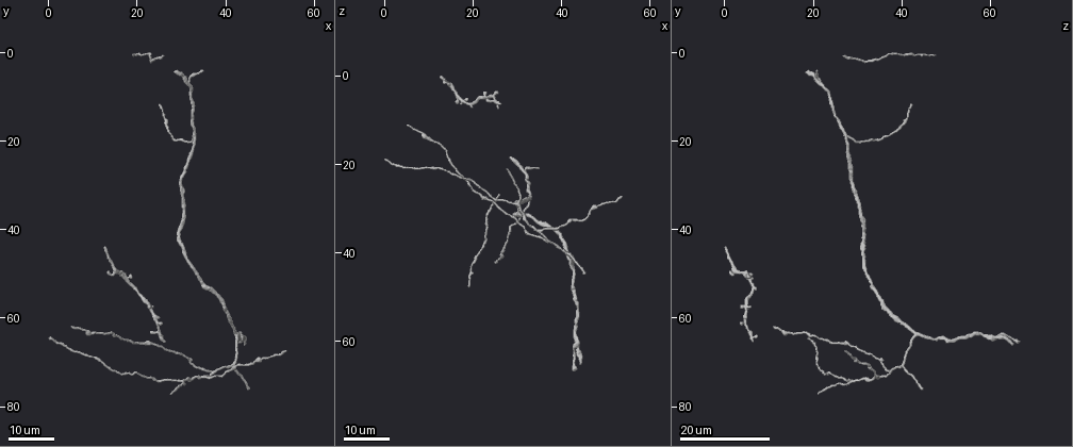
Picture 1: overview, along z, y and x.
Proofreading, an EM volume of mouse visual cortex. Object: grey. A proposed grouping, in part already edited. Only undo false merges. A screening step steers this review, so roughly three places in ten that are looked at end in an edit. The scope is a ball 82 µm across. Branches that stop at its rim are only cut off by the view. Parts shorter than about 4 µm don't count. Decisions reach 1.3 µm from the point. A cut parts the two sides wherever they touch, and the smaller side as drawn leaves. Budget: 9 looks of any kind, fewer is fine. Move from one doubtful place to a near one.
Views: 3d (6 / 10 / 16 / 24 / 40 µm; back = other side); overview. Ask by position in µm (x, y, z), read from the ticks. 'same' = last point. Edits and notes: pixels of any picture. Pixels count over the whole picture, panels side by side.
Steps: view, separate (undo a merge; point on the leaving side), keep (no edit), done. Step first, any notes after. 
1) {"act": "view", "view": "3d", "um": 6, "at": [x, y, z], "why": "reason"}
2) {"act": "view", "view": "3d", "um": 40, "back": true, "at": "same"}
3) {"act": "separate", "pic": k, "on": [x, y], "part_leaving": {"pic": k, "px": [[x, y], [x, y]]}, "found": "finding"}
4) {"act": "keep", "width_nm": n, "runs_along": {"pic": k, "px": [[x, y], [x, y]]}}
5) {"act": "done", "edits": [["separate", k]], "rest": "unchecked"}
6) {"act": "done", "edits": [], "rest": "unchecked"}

{"act": "view", "view": "3d", "um": 24, "at": [13.0, 63.0, 16.0]}

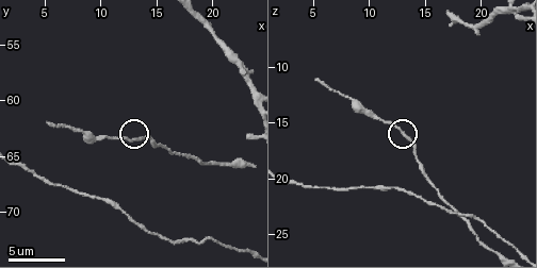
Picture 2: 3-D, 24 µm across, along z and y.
{"act": "view", "view": "3d", "um": 10, "at": [13.2, 63.4, 16.0]}

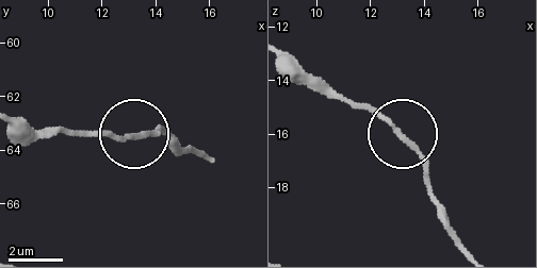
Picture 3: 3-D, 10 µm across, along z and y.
{"act": "view", "view": "3d", "um": 6, "at": [13.1, 63.4, 16.0], "why": "zoom in"}

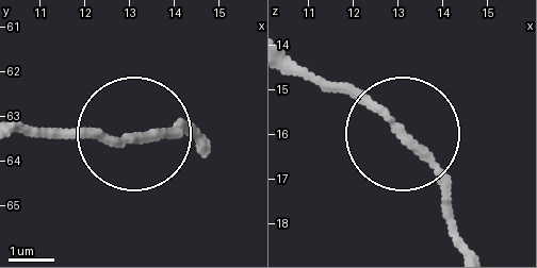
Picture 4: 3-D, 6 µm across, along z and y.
{"act": "keep", "runs_along": {"pic": 4, "px": [[202, 139], [23, 132]]}, "found": "all the same neuron"}

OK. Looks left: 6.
{"act": "view", "view": "3d", "um": 16, "at": [33.0, 18.5, 27.5], "why": "three arms meet"}

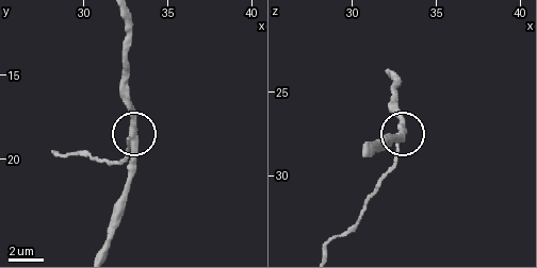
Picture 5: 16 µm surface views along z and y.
{"act": "view", "view": "3d", "um": 10, "at": "same"}

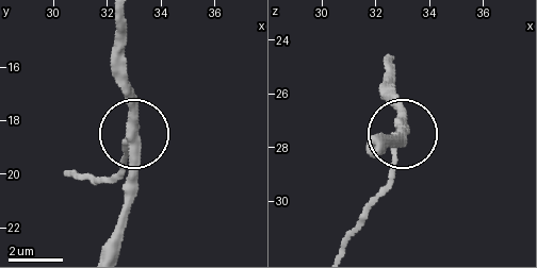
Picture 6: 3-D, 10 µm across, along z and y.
{"act": "keep", "runs_along": {"pic": 6, "px": [[106, 245], [124, 204], [131, 139], [124, 174]]}, "found": "one neuron here"}

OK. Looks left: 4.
{"act": "view", "view": "3d", "um": 16, "at": [29.5, 74.5, 29.0], "why": "three-way junction"}

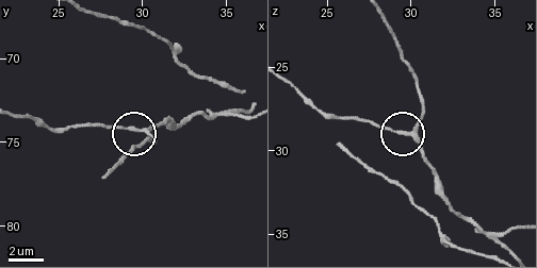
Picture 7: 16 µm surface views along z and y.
{"act": "view", "view": "3d", "um": 6, "at": [29.8, 74.3, 29.0], "why": "zoom in"}

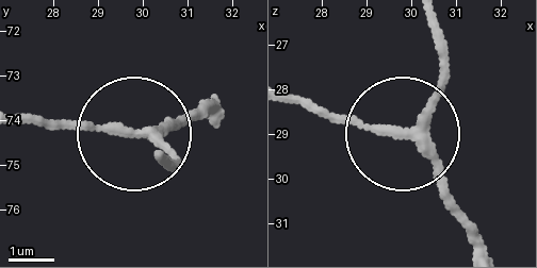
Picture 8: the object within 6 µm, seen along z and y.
{"act": "view", "view": "3d", "um": 6, "back": true, "at": [29.80, 74.30, 28.90], "why": "other side"}

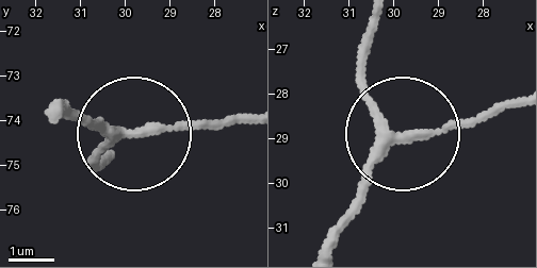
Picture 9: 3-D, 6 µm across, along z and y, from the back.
{"act": "keep", "width_nm": 200, "runs_along": {"pic": 9, "px": [[325, 244], [393, 129], [367, 83], [367, 42]]}, "found": "all the same neuron"}

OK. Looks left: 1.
{"act": "done", "edits": [], "rest": "unchecked"}

